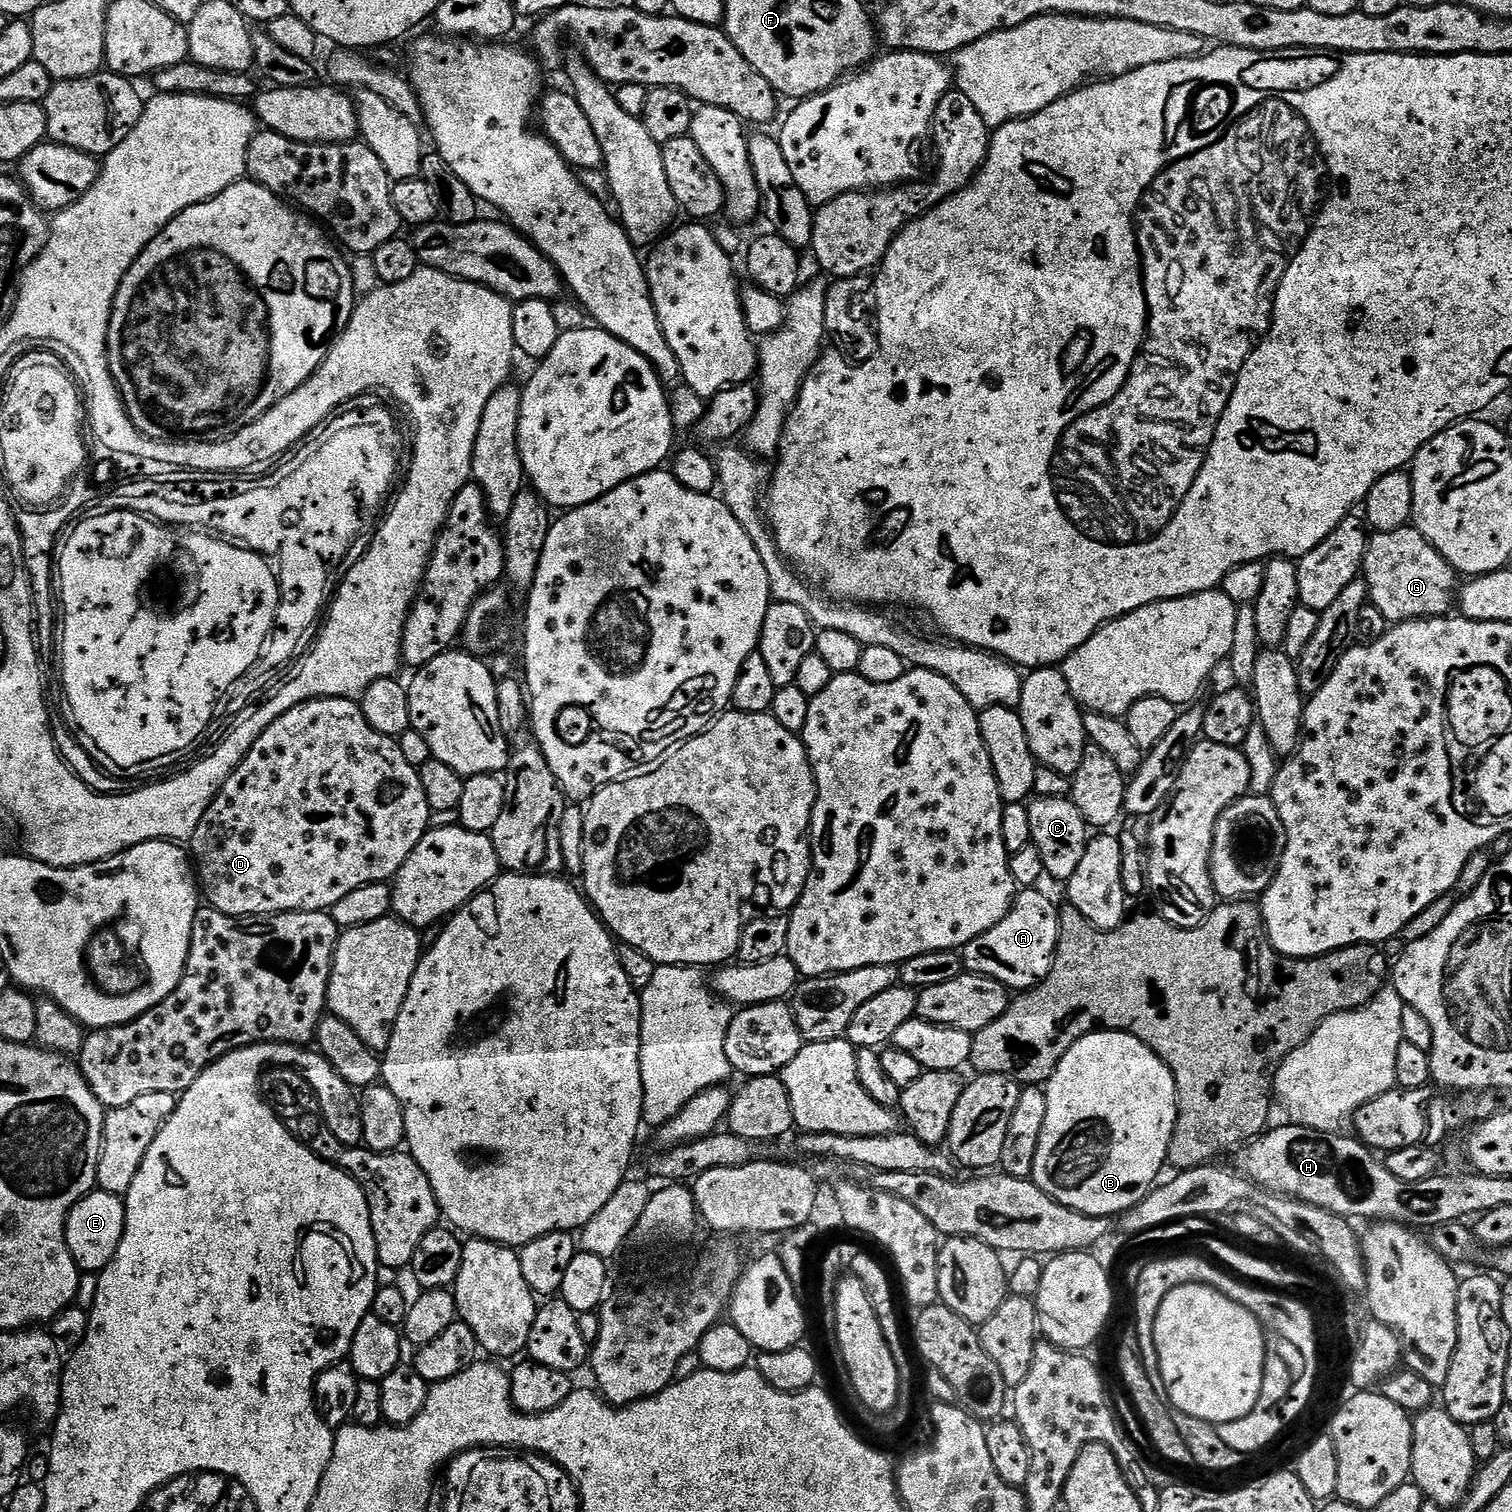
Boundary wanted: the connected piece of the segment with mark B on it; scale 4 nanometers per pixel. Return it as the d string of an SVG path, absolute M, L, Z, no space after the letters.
M1097 1030L1066 1050L1044 1093L1046 1126L1042 1126L1038 1154L1034 1154L1032 1183L1062 1202L1062 1206L1087 1216L1116 1218L1142 1202L1168 1164L1168 1147L1176 1125L1176 1083L1172 1071L1138 1038L1125 1032Z

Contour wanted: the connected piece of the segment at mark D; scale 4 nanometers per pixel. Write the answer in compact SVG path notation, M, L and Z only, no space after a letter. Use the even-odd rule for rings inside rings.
M330 698L325 700L307 700L305 704L294 706L294 710L290 710L286 714L282 714L282 718L278 718L271 724L263 734L254 742L252 749L247 752L240 765L230 774L228 781L220 787L220 792L212 800L212 804L206 810L206 814L202 818L202 822L198 822L198 826L194 830L190 841L190 856L194 861L195 871L198 873L198 884L202 889L202 896L211 907L217 912L226 914L227 916L275 916L278 912L323 912L331 910L338 902L342 902L342 898L346 898L346 894L358 890L367 884L382 884L391 881L396 875L396 871L406 862L406 858L410 858L410 854L414 850L414 846L418 846L418 842L424 837L431 822L432 811L426 802L426 790L422 790L422 778L419 771L414 766L410 766L410 762L406 762L406 758L402 755L399 743L391 736L383 736L378 734L378 730L374 730L374 726L370 726L370 722L366 722L364 711L360 709L359 703L355 699L347 700L346 698Z

